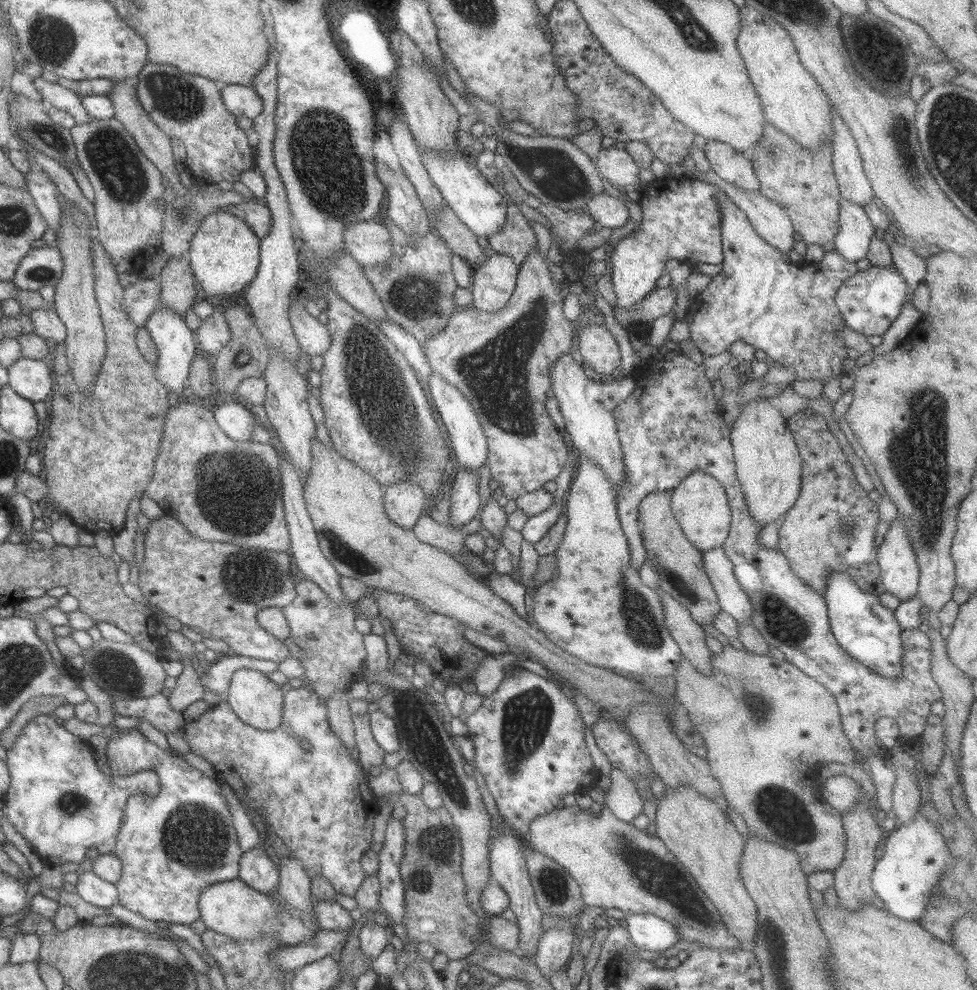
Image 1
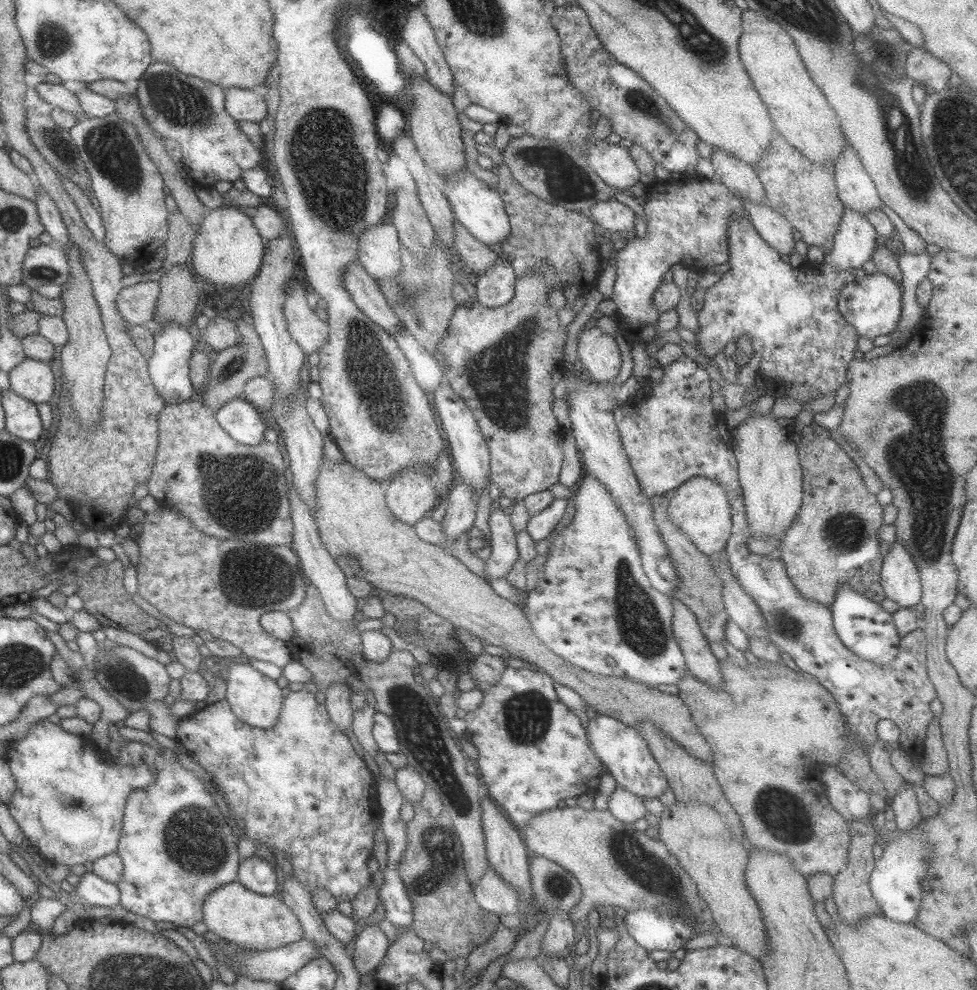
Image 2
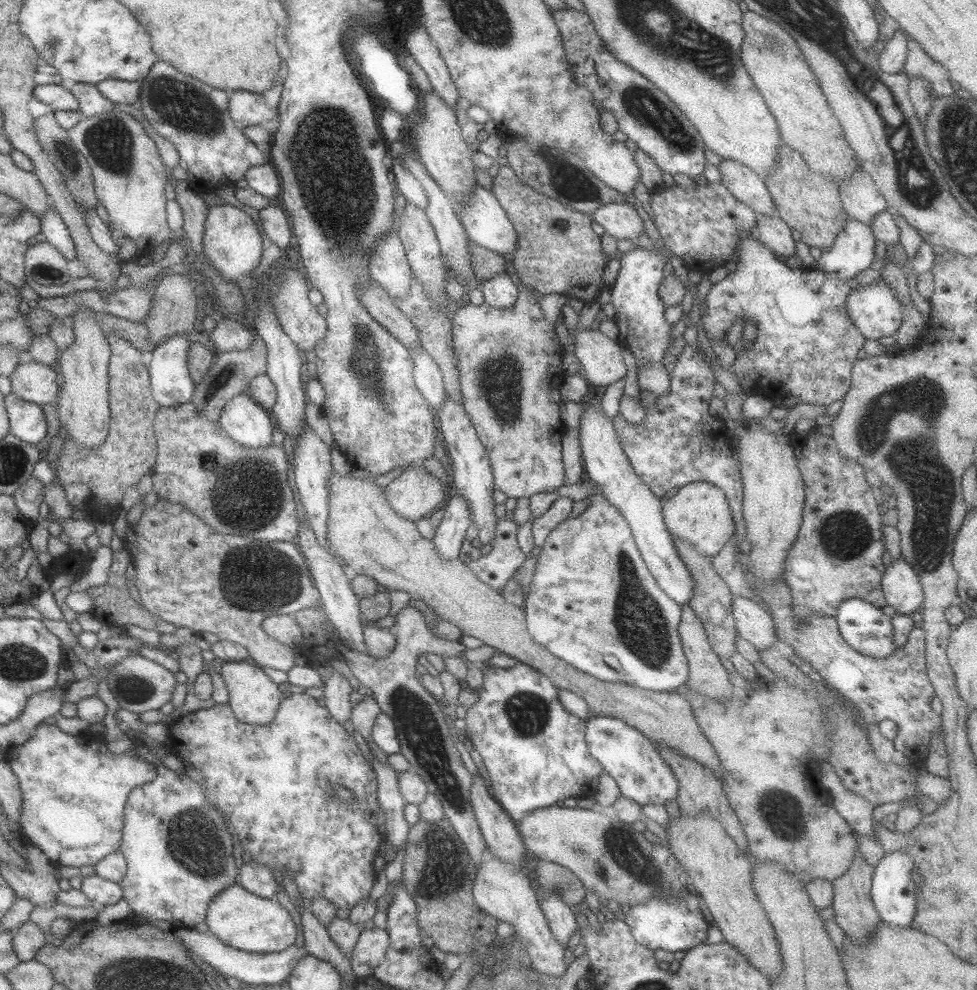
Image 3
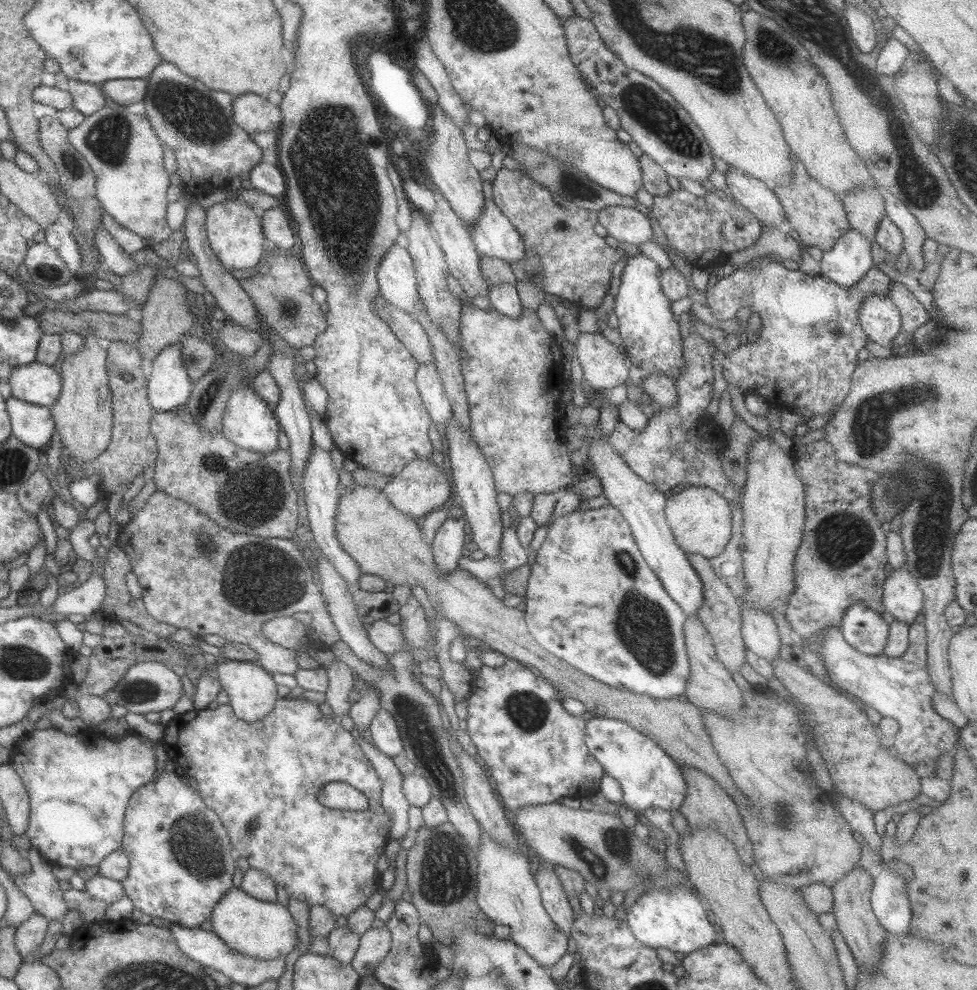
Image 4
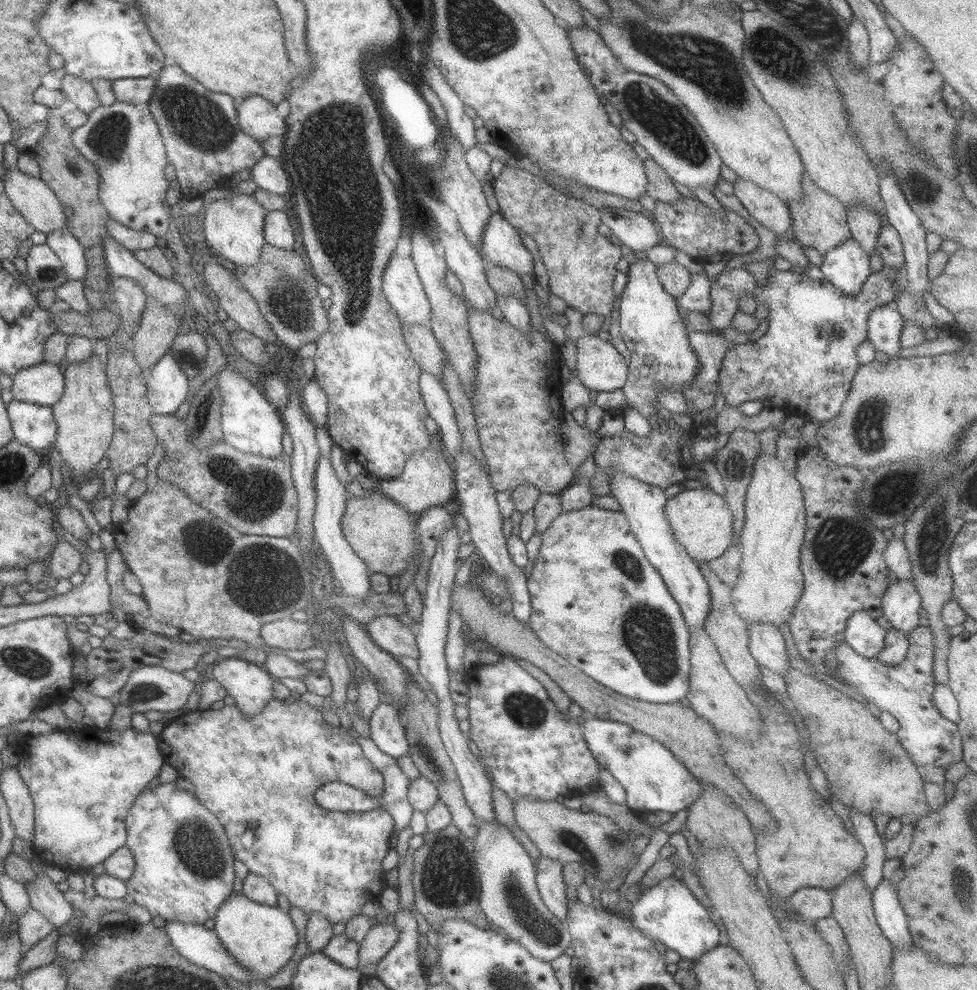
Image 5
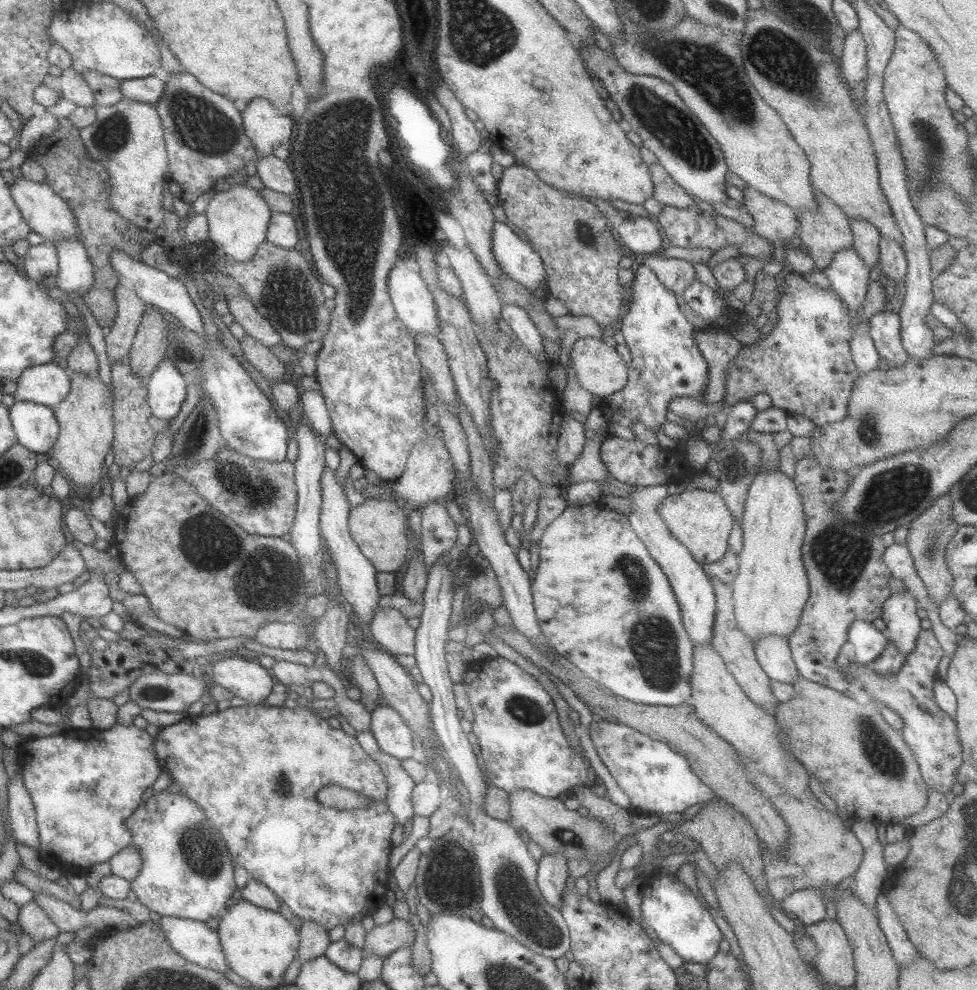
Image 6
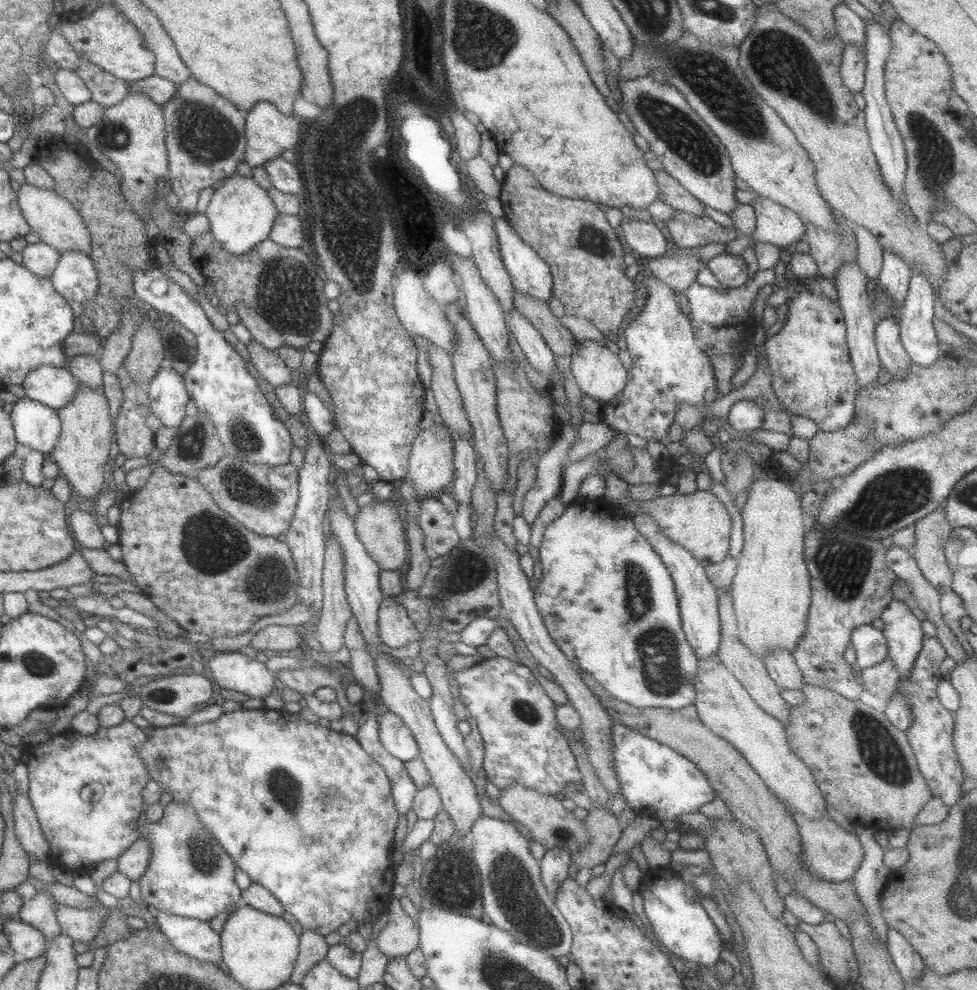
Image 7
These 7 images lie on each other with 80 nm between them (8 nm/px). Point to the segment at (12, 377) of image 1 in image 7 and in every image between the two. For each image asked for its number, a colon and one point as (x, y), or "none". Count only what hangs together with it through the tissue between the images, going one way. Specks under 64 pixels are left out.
2: (33, 379)
3: (35, 382)
4: (40, 384)
5: (43, 384)
6: (48, 384)
7: (53, 386)

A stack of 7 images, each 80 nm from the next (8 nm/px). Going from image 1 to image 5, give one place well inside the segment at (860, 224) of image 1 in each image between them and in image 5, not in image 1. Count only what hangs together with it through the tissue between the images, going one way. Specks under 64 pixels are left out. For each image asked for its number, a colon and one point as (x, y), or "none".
2: (855, 240)
3: (853, 250)
4: (850, 258)
5: (847, 267)

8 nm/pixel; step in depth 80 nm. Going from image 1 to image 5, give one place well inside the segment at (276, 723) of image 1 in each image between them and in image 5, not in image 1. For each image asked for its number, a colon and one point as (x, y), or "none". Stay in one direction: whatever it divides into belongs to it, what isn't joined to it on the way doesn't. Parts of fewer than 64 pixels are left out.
2: (256, 699)
3: (254, 697)
4: (252, 691)
5: (252, 687)

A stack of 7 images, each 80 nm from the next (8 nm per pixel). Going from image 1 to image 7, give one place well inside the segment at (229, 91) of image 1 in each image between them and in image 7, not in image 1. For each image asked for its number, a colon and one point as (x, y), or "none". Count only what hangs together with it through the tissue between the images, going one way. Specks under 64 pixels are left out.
2: (243, 104)
3: (247, 109)
4: (254, 113)
5: (258, 117)
6: (267, 127)
7: (269, 132)

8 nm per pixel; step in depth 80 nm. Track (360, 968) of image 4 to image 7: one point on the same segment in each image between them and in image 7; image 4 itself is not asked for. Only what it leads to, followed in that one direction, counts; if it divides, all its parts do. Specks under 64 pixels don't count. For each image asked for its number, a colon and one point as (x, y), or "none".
5: (380, 938)
6: (383, 939)
7: (400, 936)

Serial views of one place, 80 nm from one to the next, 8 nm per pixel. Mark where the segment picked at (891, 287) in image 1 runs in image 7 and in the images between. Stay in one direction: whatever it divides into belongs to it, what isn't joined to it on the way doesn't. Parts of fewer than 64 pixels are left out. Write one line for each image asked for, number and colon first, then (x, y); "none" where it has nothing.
2: (873, 303)
3: (874, 309)
4: (880, 318)
5: (884, 326)
6: (884, 327)
7: (893, 355)

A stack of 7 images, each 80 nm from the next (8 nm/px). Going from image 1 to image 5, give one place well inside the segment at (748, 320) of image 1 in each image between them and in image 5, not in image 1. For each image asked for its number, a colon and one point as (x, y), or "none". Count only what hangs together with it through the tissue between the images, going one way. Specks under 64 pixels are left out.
2: (792, 317)
3: (806, 344)
4: (808, 348)
5: (805, 363)

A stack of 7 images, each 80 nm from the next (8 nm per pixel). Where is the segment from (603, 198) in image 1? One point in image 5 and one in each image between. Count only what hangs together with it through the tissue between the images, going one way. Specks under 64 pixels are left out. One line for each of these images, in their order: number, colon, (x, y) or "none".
2: (614, 216)
3: (621, 220)
4: (626, 224)
5: (633, 229)

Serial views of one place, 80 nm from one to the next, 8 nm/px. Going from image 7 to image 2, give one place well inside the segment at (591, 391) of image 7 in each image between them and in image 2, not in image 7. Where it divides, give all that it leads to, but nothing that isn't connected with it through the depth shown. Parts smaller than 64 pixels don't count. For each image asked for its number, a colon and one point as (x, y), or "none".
2: (598, 351)
3: (601, 359)
4: (604, 366)
5: (601, 368)
6: (601, 371)

